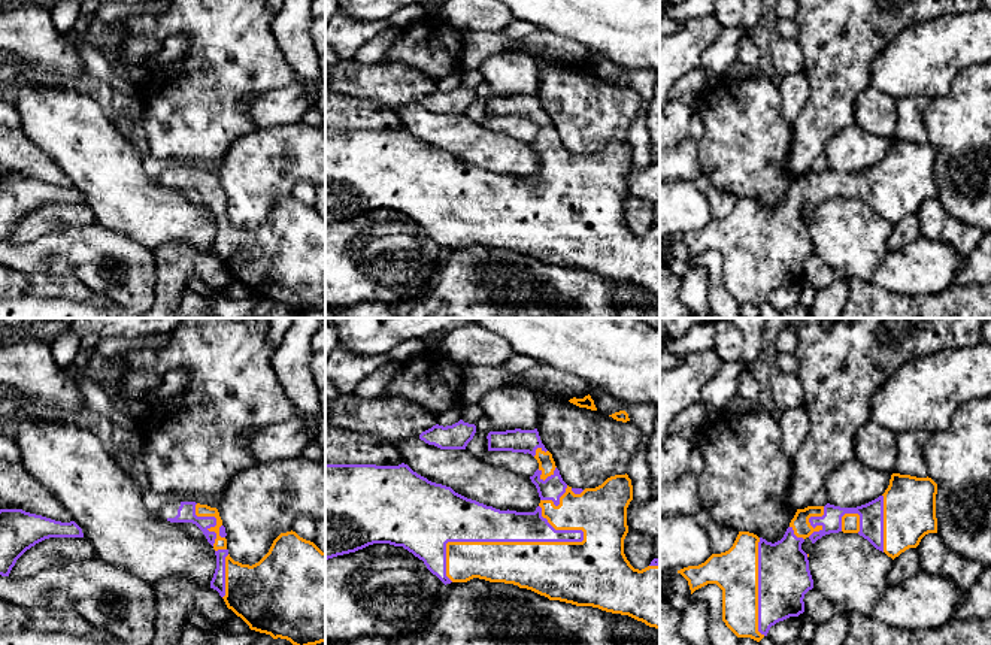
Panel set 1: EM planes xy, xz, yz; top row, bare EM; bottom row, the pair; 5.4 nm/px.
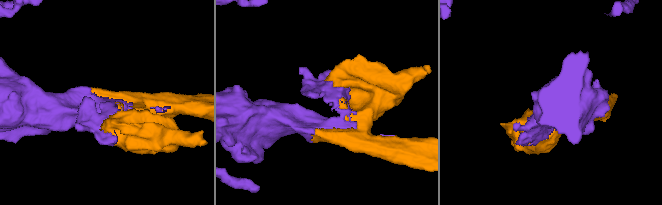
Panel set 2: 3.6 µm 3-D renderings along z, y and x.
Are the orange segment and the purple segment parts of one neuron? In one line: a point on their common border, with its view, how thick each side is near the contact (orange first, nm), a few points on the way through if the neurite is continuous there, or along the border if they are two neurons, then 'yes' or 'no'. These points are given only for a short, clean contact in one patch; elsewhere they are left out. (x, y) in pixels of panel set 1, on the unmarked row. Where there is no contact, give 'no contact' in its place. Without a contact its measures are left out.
xz (502, 208) | 280/240 nm | yes

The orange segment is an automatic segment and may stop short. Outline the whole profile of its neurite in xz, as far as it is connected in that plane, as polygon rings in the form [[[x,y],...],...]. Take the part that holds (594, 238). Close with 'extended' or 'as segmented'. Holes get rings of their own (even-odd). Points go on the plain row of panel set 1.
[[[537,94],[490,97],[487,105],[488,116],[528,118],[537,125],[539,134],[530,142],[540,163],[534,178],[500,176],[487,172],[455,158],[451,152],[428,146],[404,128],[398,131],[325,128],[325,225],[373,209],[390,209],[403,212],[422,225],[445,251],[467,248],[473,243],[513,249],[549,266],[628,281],[660,296],[660,225],[654,224],[648,233],[639,236],[624,219],[624,205],[628,199],[627,173],[633,166],[628,140],[610,142],[595,154],[572,154],[563,146]]]; extended

